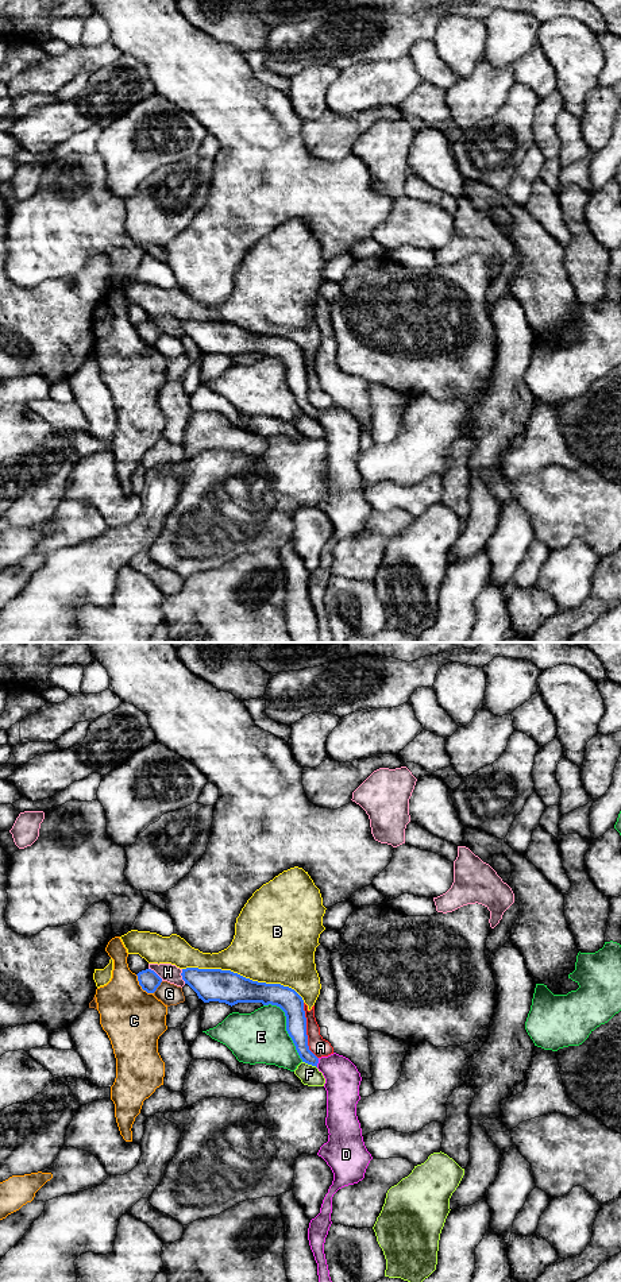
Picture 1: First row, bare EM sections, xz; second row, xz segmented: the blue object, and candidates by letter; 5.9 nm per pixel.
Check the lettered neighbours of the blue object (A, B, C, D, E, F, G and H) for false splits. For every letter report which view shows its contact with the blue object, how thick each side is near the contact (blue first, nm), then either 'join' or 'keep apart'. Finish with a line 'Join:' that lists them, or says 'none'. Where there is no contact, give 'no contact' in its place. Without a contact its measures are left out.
A: meets blue in xz; 140 nm thick on the blue side, 110 nm on the other; keep apart
B: meets blue in xz; 190 nm thick on the blue side, 460 nm on the other; keep apart
C: meets blue in xz; 120 nm thick on the blue side, 360 nm on the other; keep apart
D: meets blue in xz; 120 nm thick on the blue side, 200 nm on the other; keep apart
E: meets blue in xz; 140 nm thick on the blue side, 320 nm on the other; keep apart
F: meets blue in xz; 130 nm thick on the blue side, 120 nm on the other; keep apart
G: meets blue in xz; 120 nm thick on the blue side, 130 nm on the other; keep apart
H: meets blue in xz; 120 nm thick on the blue side, 110 nm on the other; keep apart
Join: none

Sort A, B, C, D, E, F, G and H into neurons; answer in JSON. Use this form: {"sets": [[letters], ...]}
{"sets": [["A", "B"], ["C"], ["D"], ["E"], ["F"], ["G"], ["H"]]}

